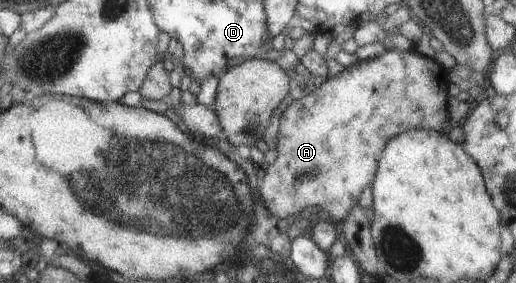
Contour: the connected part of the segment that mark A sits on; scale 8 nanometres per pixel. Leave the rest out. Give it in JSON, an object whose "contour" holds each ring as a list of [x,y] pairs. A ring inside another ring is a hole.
{"contour":[[[387,49],[380,56],[359,60],[348,68],[343,68],[339,74],[328,76],[307,96],[293,100],[279,118],[275,145],[277,156],[264,169],[258,190],[267,212],[272,217],[292,219],[300,211],[308,211],[315,206],[324,216],[333,218],[333,223],[338,225],[357,203],[361,190],[370,186],[377,168],[379,152],[389,138],[409,128],[425,128],[445,134],[448,132],[450,126],[447,124],[446,102],[449,97],[449,81],[448,70],[435,59],[414,49],[407,52]]]}

